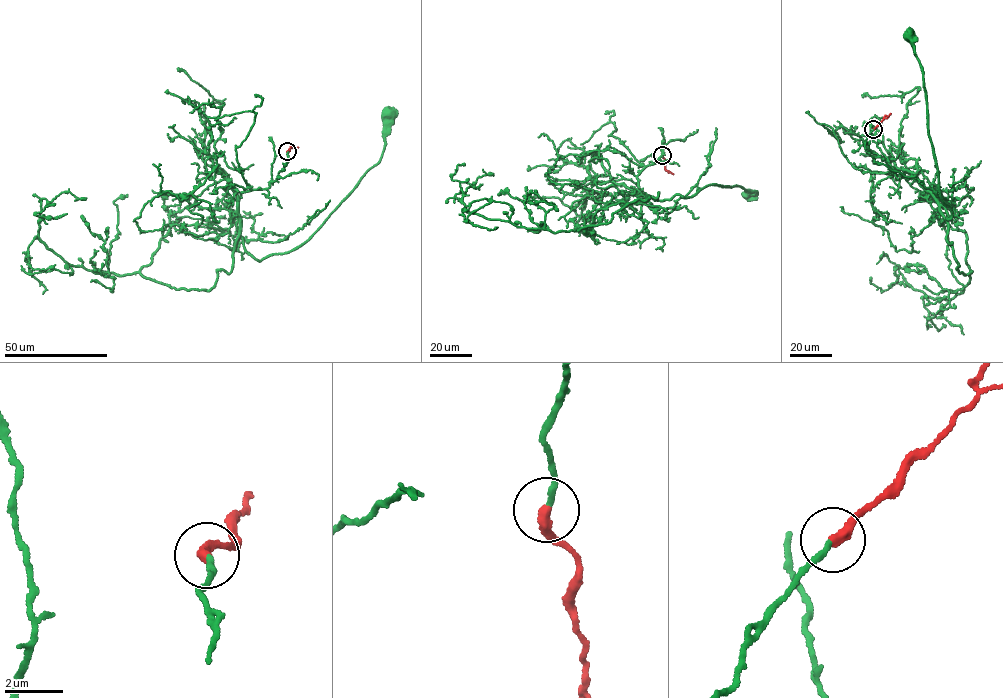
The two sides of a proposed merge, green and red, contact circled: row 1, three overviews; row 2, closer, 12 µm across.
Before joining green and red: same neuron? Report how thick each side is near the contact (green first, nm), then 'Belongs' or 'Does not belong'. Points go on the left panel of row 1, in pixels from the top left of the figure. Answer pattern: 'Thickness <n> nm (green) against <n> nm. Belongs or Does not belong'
Thickness 200 nm (green) against 380 nm. Belongs

